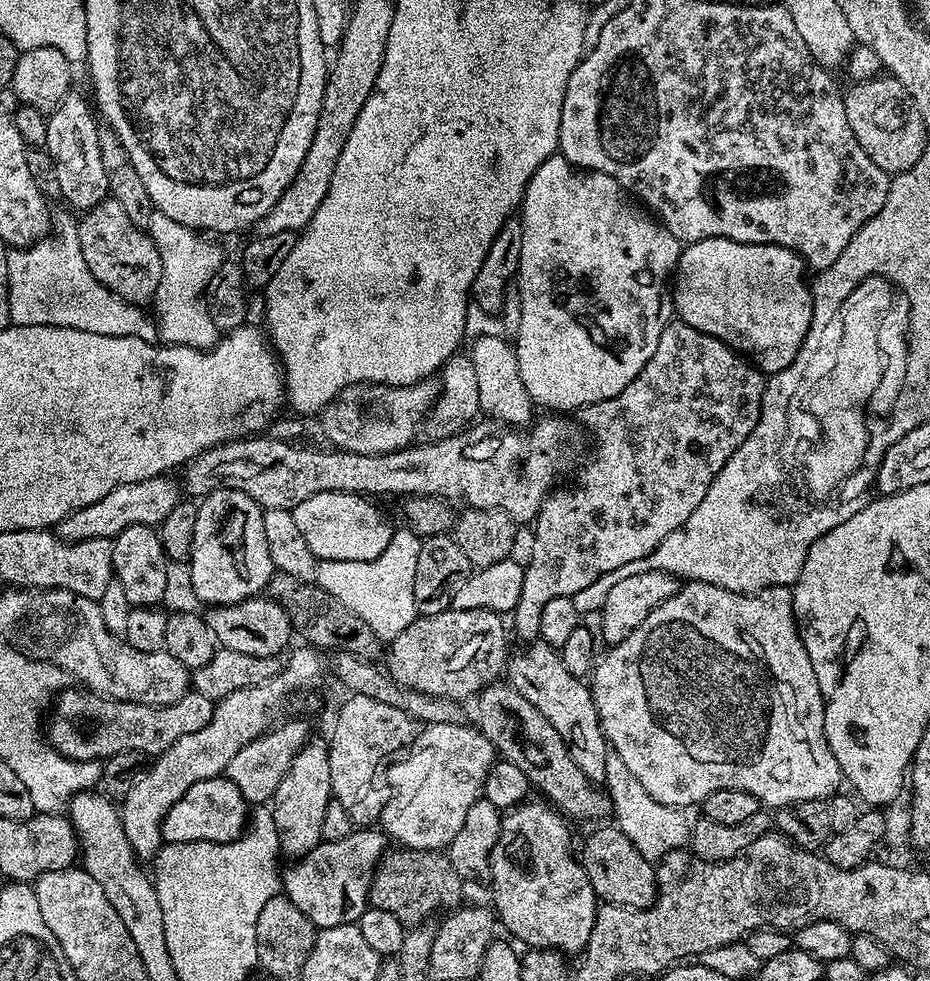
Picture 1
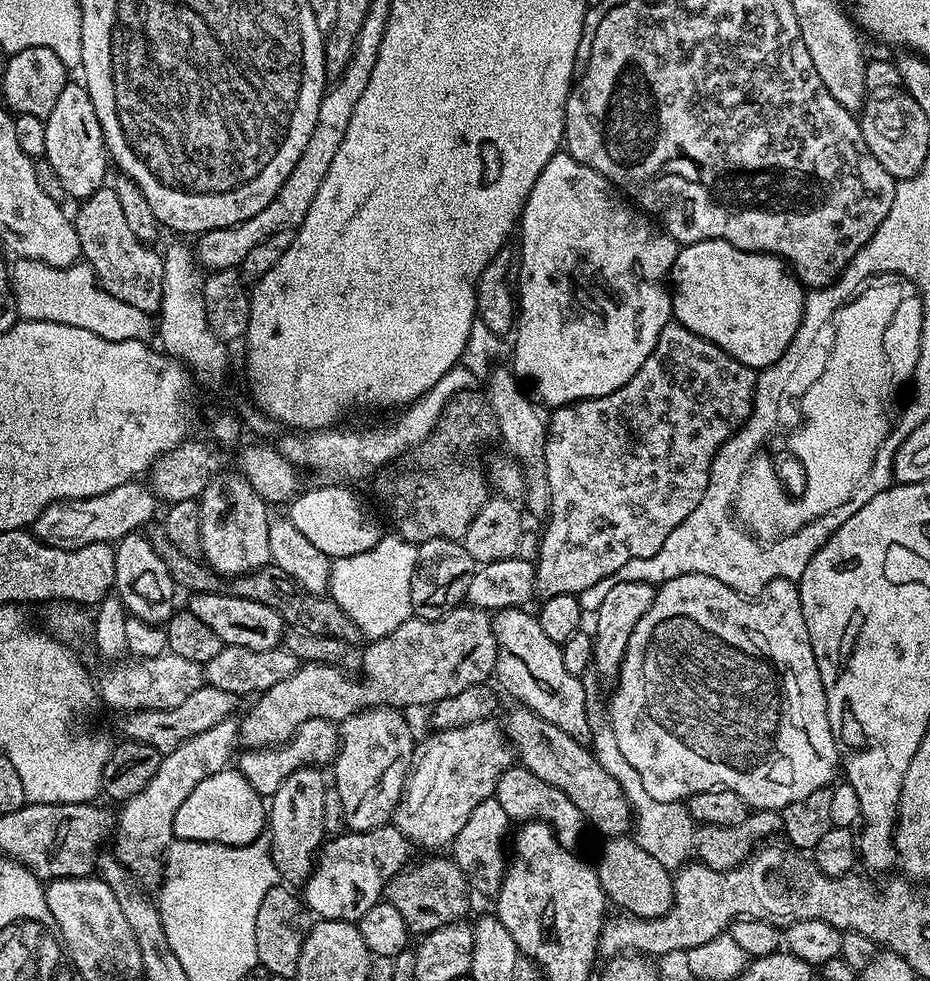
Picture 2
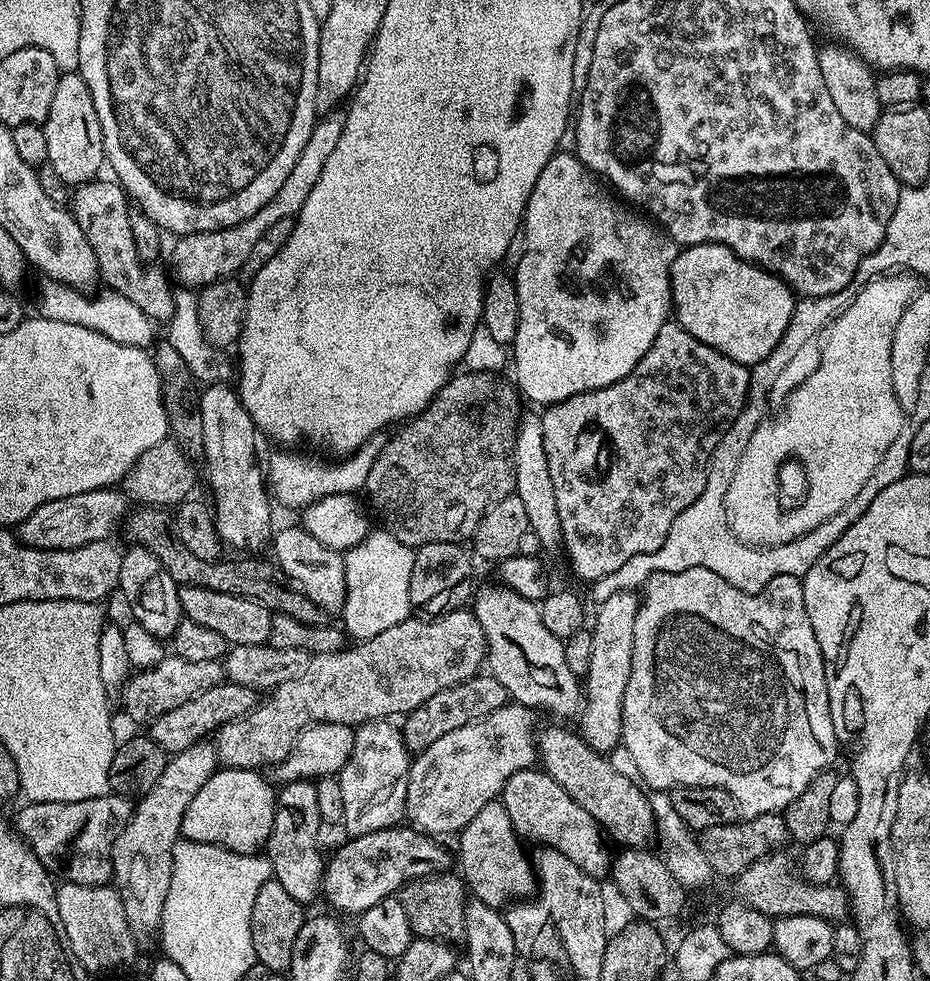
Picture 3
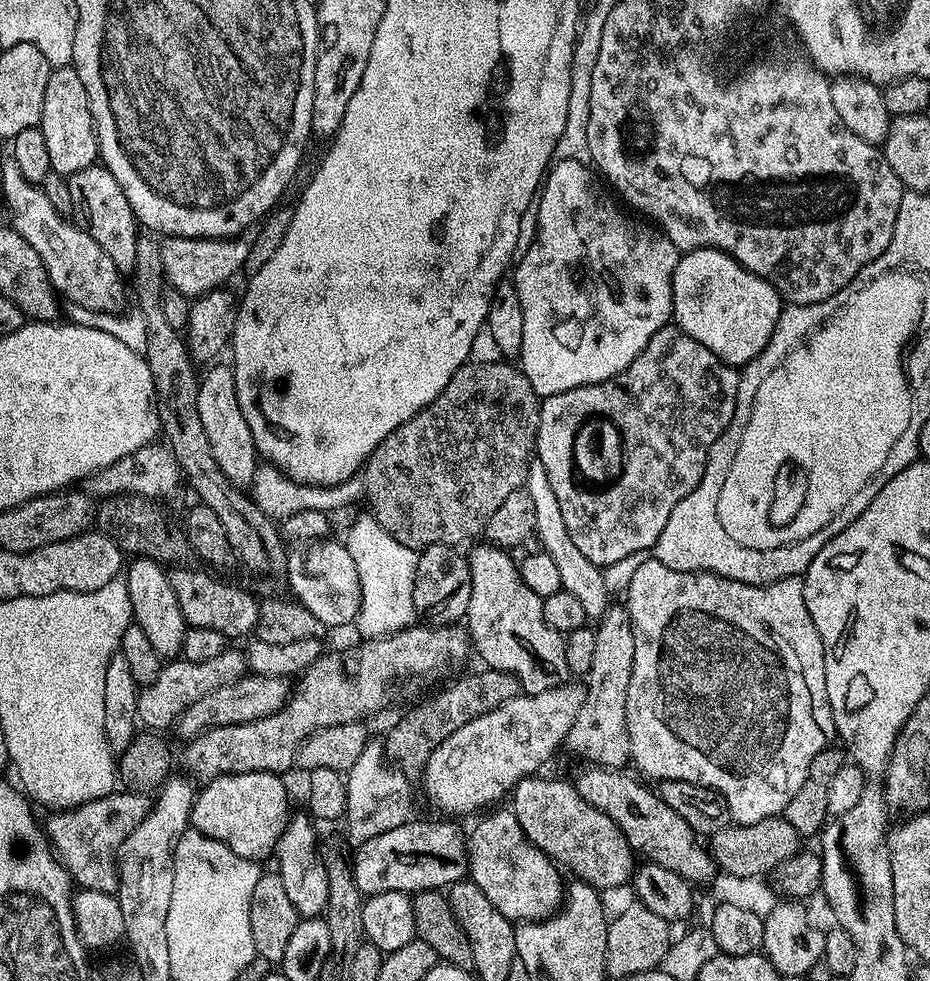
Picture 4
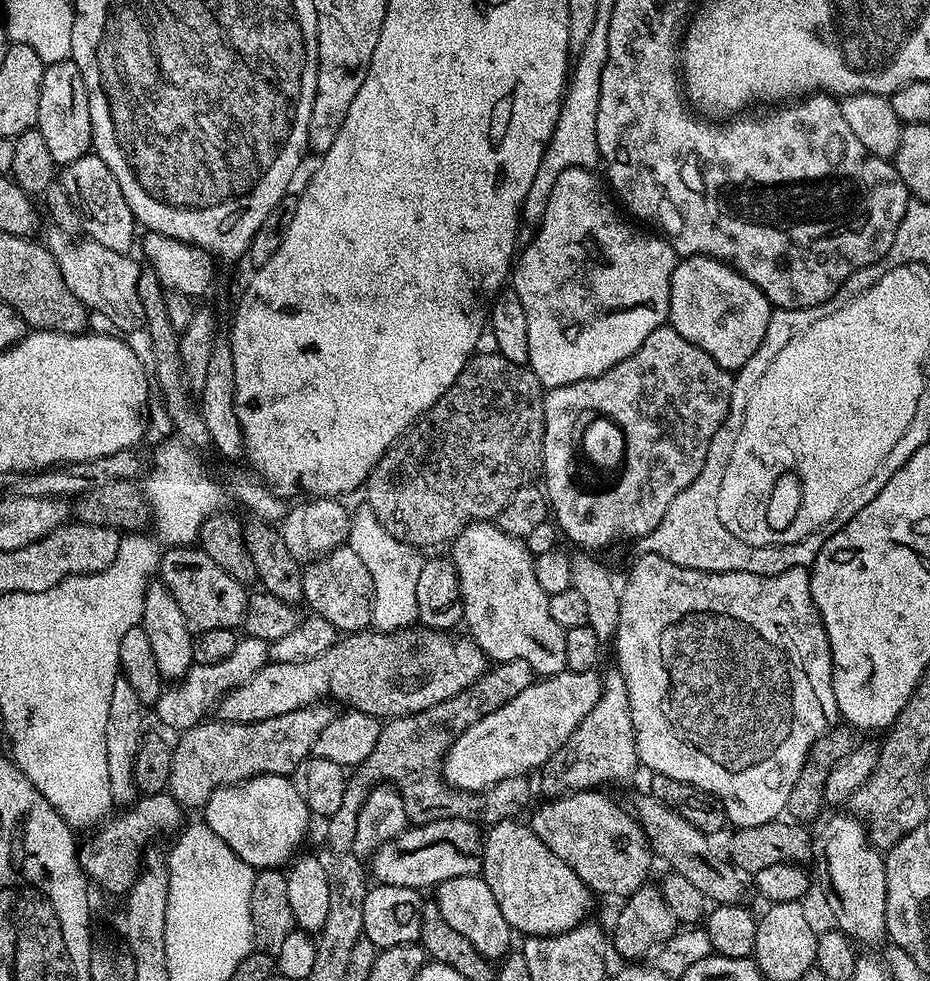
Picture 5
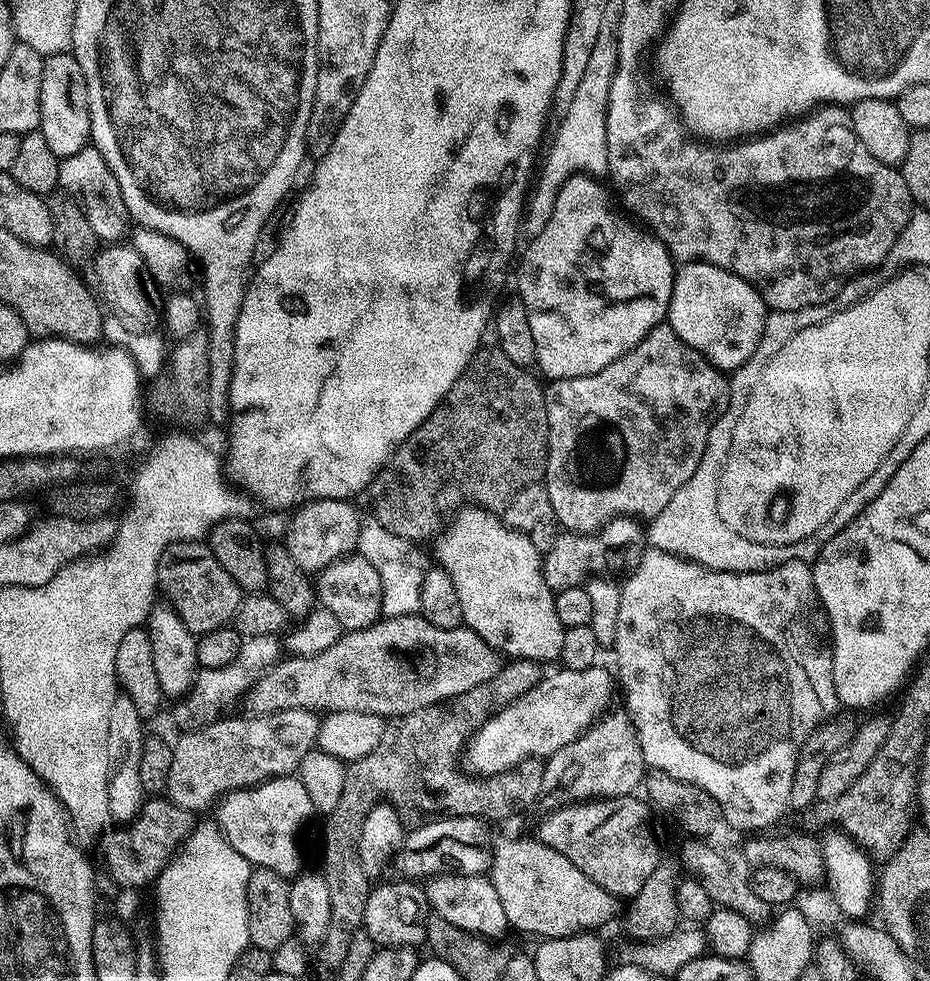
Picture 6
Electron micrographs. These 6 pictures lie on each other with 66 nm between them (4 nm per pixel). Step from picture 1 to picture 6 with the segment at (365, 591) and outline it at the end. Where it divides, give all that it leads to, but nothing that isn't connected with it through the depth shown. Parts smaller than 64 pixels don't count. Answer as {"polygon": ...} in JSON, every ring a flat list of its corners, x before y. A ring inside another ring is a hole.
{"polygon":[[369,522,360,529,358,552,366,562,370,562,370,566,374,566,374,570,378,570,378,578,382,582,380,610,385,617,414,616,419,613,426,563,423,554,416,548,419,547,413,541,390,534,390,530,381,524]]}

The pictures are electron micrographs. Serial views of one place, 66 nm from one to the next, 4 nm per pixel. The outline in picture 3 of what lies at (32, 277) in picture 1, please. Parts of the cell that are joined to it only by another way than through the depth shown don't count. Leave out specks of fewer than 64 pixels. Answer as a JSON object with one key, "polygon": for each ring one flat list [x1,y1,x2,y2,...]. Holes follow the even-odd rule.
{"polygon":[[45,279,40,288,40,312,39,315,46,320,57,320,58,322,70,322,74,326,86,326,86,330,94,330,110,342,118,342,122,346,134,346,135,348,151,349,154,344,152,340,152,328,154,321,130,298,122,298,117,292,109,291,108,296,92,297,87,291,71,288,70,285,60,281]]}

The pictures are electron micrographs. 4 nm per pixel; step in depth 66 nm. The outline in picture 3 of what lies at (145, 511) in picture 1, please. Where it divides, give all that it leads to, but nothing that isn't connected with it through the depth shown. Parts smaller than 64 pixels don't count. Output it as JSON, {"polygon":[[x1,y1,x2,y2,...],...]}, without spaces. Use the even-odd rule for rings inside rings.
{"polygon":[[109,486,86,494,70,494,54,502,46,502,18,525,18,539,26,548,42,550,74,550,99,540,108,540,111,532,121,527,130,512,130,500,124,492]]}

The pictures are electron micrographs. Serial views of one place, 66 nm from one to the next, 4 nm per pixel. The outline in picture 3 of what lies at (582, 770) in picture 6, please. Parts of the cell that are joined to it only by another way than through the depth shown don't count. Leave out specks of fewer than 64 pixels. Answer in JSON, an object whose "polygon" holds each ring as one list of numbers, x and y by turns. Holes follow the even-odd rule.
{"polygon":[[625,590,618,594,610,594,610,598,599,601,595,607,596,617,593,620,591,617,590,620,590,670,582,678,582,707,578,713,578,734,596,752,608,754,617,746,617,738,622,734,622,702,626,694,626,682,630,682,634,658,632,631,640,602,635,591]]}

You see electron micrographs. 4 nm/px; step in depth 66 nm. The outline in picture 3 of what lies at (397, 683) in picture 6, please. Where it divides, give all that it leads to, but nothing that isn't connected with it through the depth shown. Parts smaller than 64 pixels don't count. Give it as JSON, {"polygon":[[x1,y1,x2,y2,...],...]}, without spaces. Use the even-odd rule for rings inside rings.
{"polygon":[[221,682,210,690,202,690,202,694,182,702,182,706,177,706,175,710,166,710,166,714,151,721,150,735,154,742,158,742,158,746,162,746,164,752,175,754,201,743,205,738,219,732,222,726,242,718,247,712,252,712,257,703,256,689,250,686]]}

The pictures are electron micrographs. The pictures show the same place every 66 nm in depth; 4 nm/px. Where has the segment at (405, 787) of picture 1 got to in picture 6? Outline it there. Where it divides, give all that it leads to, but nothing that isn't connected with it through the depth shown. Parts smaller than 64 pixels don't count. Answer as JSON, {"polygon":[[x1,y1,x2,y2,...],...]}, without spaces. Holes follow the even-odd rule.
{"polygon":[[603,666,586,670,561,667,559,671,553,676,545,675,526,695,518,697,513,704,508,704,495,716,491,716,483,727,477,729,466,750,466,764,468,760,467,767,473,773,481,774,483,777,496,776,499,772,506,772,509,768,517,767,521,762,527,761,524,759,528,755,550,757,562,746,577,740,609,711,607,708,612,700,612,684,614,688,614,676,611,671,608,673]]}

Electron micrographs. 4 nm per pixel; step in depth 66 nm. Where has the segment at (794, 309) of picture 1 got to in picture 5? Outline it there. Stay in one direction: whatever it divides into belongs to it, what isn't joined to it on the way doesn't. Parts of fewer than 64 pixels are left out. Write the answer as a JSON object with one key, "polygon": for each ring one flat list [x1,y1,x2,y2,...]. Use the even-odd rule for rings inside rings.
{"polygon":[[689,256,681,259,677,263,674,274,672,275,672,285,670,286,670,302,668,303,668,320,686,342,694,342,718,366,729,370,740,368,758,350,762,338,766,334,766,322,770,322,773,304,768,301,766,294,758,290,741,272,735,272,728,264,723,264,720,260,711,260,708,256]]}

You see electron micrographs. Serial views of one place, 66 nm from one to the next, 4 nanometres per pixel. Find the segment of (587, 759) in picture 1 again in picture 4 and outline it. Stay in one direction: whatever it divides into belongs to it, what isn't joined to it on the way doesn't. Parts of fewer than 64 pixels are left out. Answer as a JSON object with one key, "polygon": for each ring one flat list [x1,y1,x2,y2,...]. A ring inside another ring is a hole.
{"polygon":[[480,542,473,552,467,553,470,566,472,589,470,590,470,606,466,617,466,631,470,637,471,647,485,661,487,667,508,672,520,684,525,693,545,692,557,688,560,684,569,683,570,673,566,666,566,650,564,636,555,632,542,618,543,599,526,582,522,582,520,565,514,559,511,551,498,548,495,544]]}

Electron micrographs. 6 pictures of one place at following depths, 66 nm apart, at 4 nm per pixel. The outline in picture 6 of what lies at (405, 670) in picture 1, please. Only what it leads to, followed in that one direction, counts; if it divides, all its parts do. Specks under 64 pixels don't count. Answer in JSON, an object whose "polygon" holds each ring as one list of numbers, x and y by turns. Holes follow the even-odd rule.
{"polygon":[[303,708,298,710,282,710,267,714,244,714,241,720,215,720,205,728,193,728,180,734,172,744,174,762,170,762,170,778,166,789,167,799,179,808,193,814,200,814,203,808,215,805,224,799,229,792,237,792,243,788,255,788,266,780,274,780,277,776,290,776,299,769,302,758,317,747,316,735,320,729,321,717,315,712]]}

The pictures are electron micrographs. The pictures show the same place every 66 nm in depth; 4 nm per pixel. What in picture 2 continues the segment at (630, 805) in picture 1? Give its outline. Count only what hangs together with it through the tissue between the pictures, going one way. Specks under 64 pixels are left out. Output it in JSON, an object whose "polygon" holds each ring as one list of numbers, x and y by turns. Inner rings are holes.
{"polygon":[[585,677,581,684,586,694,586,720,589,723,590,746,593,756,600,766,622,786,633,810,634,839,648,854,670,870,683,867,693,855,695,849,696,823,688,812,688,807,681,801,674,803,657,802,646,791,646,786,639,777,638,770,630,765,619,749,613,723,610,722,607,701,600,696,601,681,595,677]]}

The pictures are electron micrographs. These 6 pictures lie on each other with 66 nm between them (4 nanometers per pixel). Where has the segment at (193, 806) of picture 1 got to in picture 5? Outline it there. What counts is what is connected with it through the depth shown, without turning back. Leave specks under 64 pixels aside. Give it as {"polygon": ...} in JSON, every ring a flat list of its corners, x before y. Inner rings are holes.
{"polygon":[[255,776,253,780,227,784,225,788,214,790,214,794,210,794,210,798,202,806,203,823,208,824,210,830,214,830,214,834,218,834,218,838,222,838,222,842,226,842,226,846,230,846,230,850,234,850,234,854,238,854,253,870,279,869,287,865,297,853,296,847,308,828,308,820,310,821,304,793,290,781,288,776]]}

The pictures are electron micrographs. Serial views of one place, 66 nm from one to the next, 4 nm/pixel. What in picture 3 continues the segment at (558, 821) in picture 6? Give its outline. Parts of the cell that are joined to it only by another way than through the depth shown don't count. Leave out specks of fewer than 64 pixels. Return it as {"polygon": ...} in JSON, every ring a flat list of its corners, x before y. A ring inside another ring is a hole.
{"polygon":[[533,766,518,770,518,774,510,774,504,784,502,803,506,806,506,814,510,814,517,836,525,841,537,840,537,845,566,854,578,870,591,876,604,878,611,873,613,857,604,849,605,837,600,824,590,818,590,814,586,814,586,810,582,810,582,806,578,806,578,802,574,802,574,798,570,798,570,794,566,794,548,772]]}

